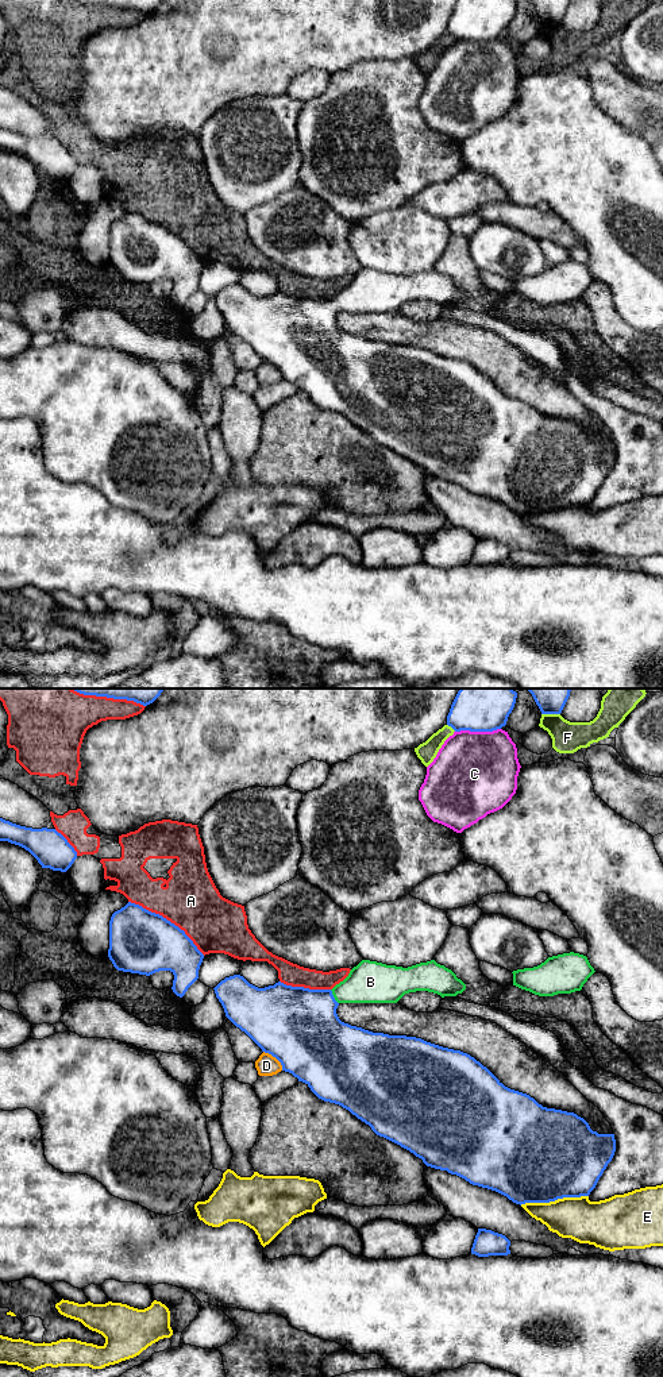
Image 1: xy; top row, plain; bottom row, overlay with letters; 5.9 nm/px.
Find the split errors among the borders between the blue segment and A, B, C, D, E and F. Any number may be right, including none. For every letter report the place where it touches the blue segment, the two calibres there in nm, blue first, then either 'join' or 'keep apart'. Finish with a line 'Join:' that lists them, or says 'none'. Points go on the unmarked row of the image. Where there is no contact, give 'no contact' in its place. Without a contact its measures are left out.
A: xy (166, 228) | 380/340 nm | keep apart
B: xy (332, 305) | 440/260 nm | join
C: xy (477, 39) | 240/500 nm | keep apart
D: xy (276, 366) | 460/130 nm | keep apart
E: xy (554, 509) | 500/260 nm | keep apart
F: xy (551, 22) | 140/190 nm | keep apart
Join: B

